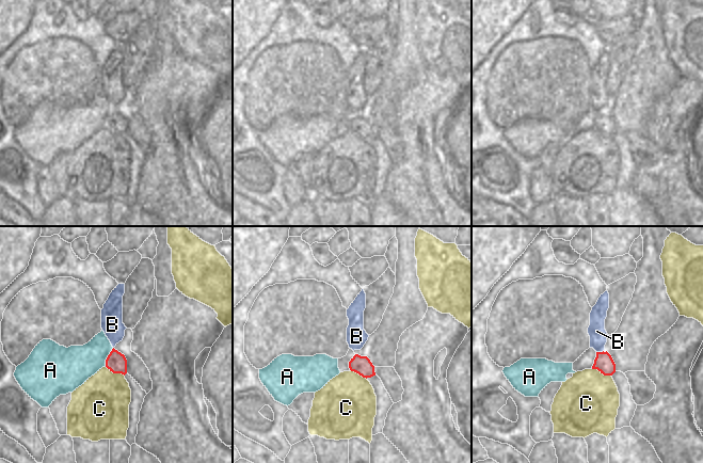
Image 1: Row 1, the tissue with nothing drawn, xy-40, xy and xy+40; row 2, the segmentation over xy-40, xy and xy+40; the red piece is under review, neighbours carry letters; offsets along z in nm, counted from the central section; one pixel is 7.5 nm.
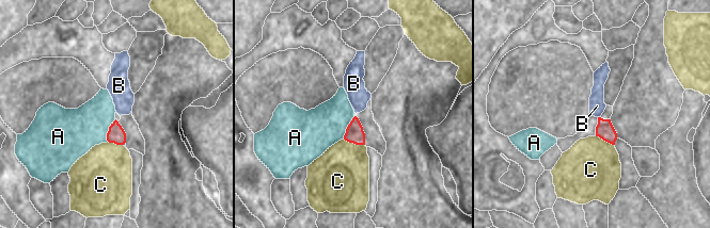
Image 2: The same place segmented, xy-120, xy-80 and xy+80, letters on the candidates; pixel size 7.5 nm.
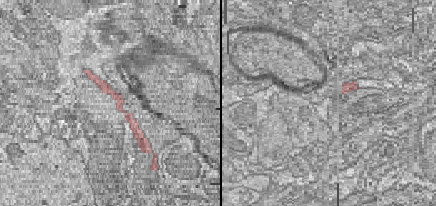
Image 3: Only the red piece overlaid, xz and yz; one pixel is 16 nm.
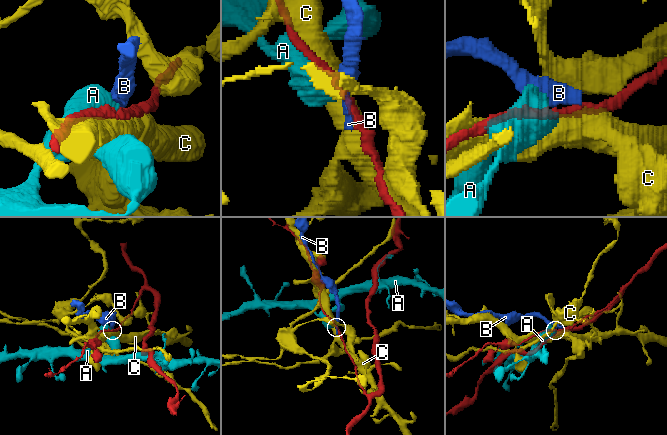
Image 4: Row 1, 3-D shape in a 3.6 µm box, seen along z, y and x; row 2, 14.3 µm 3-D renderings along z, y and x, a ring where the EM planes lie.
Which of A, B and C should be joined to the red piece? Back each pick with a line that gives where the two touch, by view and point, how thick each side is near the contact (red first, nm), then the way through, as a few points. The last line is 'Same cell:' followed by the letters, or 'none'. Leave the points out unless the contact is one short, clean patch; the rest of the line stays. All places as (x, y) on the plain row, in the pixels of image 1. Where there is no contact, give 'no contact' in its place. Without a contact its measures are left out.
Same cell: none

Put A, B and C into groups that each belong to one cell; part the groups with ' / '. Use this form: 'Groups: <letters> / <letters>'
Groups: A / B / C.

